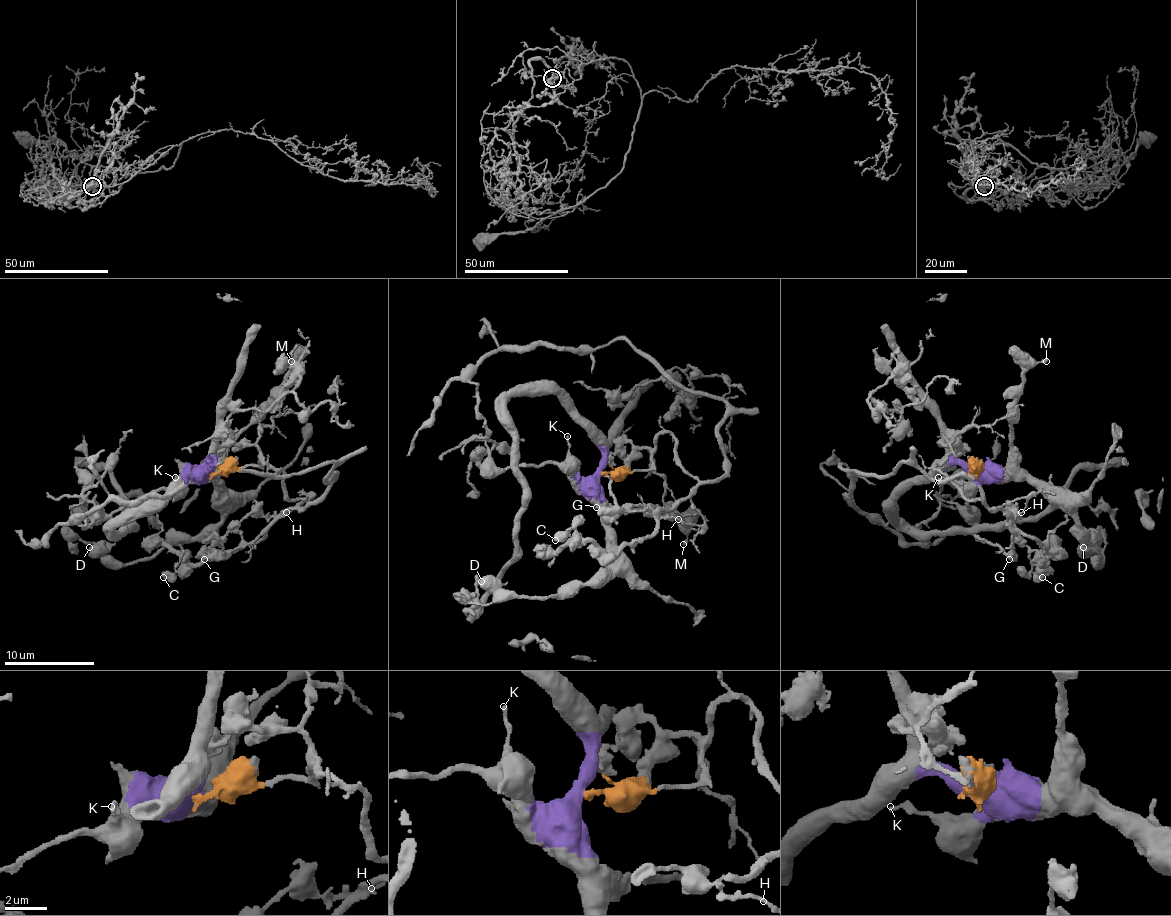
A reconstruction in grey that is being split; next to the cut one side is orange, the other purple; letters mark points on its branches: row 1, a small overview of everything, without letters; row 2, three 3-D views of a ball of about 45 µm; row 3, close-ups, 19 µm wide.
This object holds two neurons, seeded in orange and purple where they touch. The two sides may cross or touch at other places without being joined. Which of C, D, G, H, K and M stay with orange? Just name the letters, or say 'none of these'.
C, G, H

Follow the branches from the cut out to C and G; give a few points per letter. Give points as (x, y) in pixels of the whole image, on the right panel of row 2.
C: (974, 472), (943, 459), (934, 468), (1055, 553), (1033, 567), (1042, 578)
G: (974, 472), (968, 463), (943, 459), (934, 468), (968, 499), (981, 499), (1010, 520), (1013, 551), (1008, 560)

